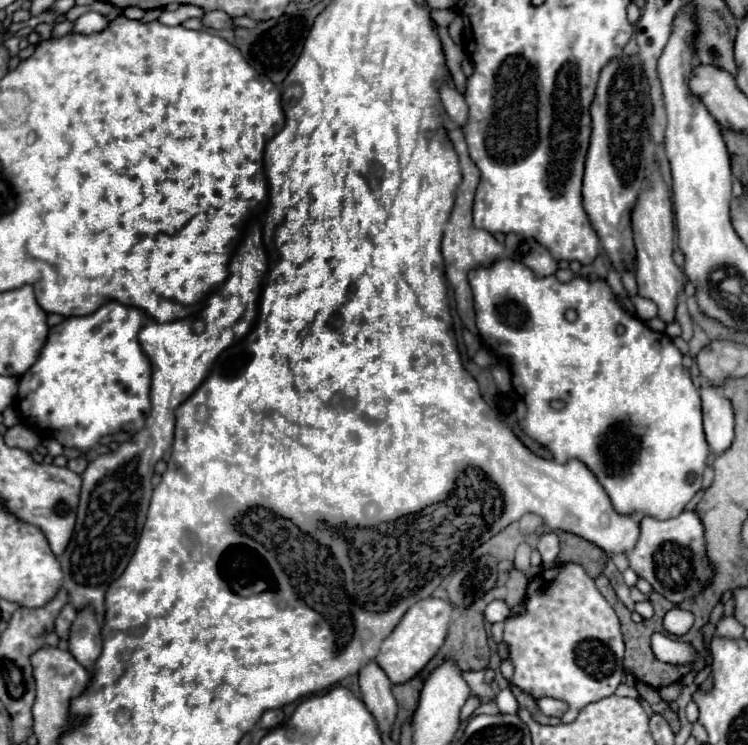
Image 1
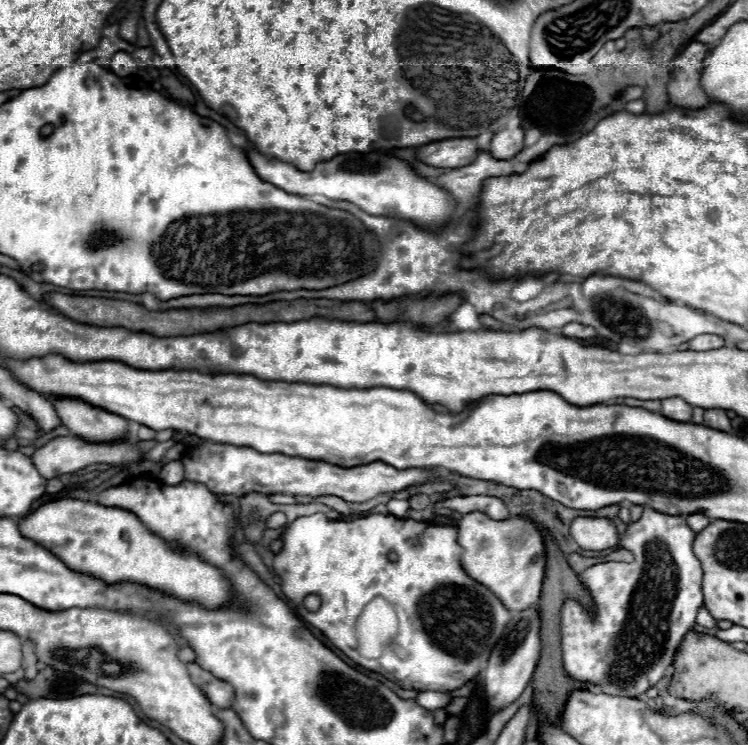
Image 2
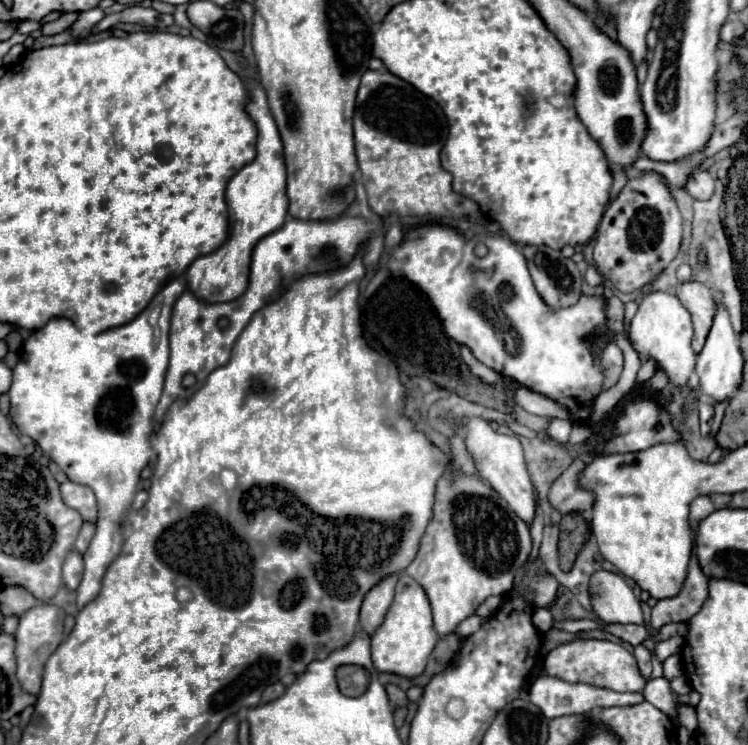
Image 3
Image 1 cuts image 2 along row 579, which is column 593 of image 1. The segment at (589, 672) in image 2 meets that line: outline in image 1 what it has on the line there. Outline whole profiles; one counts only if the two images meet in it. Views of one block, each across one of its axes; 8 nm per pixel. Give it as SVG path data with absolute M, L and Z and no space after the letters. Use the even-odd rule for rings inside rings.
M564 564L540 572L530 582L524 604L524 614L504 622L504 642L510 646L510 658L514 660L512 684L532 694L534 698L550 696L568 702L568 710L561 720L572 722L580 708L614 694L624 678L624 642L618 616L600 594L594 580L578 564Z

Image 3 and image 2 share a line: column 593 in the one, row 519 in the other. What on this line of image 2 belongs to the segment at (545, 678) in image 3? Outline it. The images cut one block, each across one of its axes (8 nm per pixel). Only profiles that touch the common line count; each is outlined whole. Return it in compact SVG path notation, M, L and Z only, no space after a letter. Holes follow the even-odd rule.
M688 514L688 516L686 516L686 522L688 522L688 526L698 534L700 530L704 530L704 528L710 524L710 518L704 516L704 514Z

